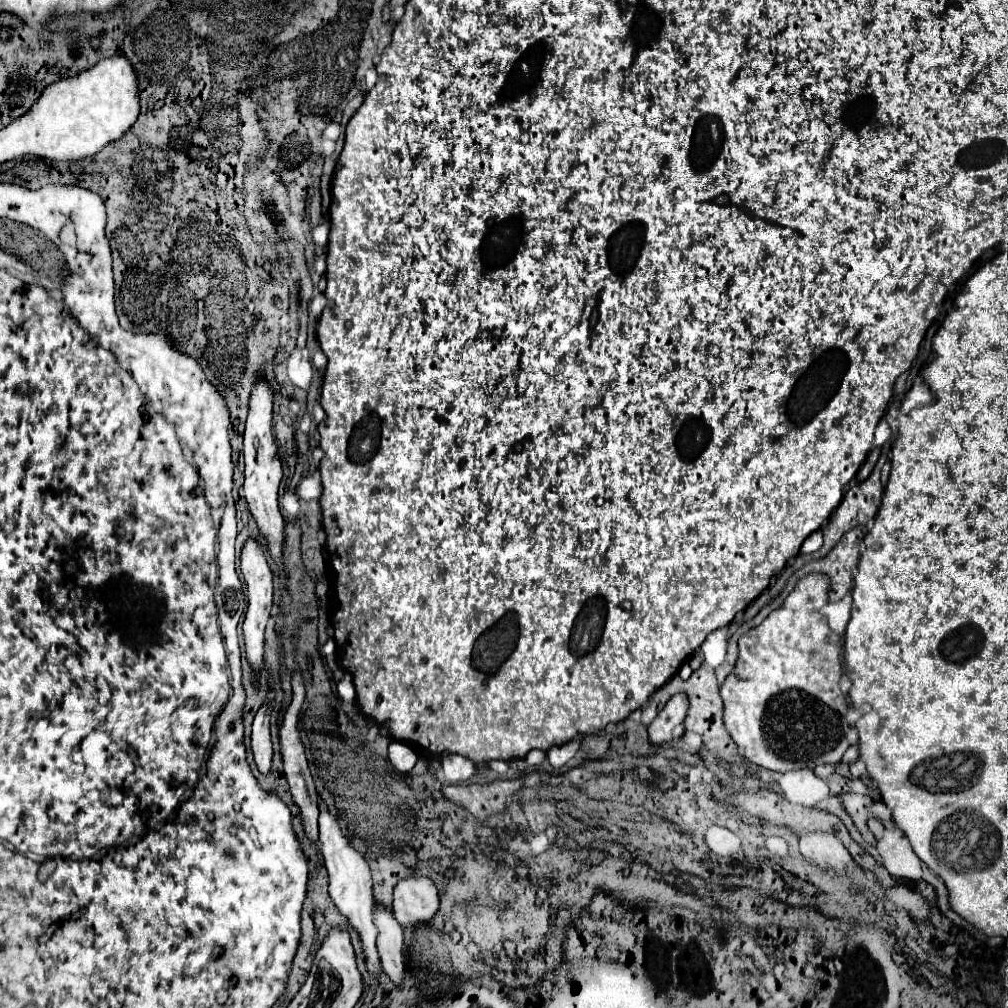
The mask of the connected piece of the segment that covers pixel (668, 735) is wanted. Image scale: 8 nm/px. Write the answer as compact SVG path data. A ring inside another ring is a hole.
M686 693L674 695L666 703L666 707L656 715L656 719L650 723L648 727L650 741L654 745L672 741L672 731L676 725L680 725L686 719L686 711L688 711L688 695Z

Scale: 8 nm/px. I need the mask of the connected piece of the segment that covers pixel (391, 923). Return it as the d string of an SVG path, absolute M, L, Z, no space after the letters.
M374 903L374 923L378 927L378 941L376 943L378 943L382 969L388 973L392 983L400 985L402 973L404 973L402 927L394 919L394 913L380 903Z

